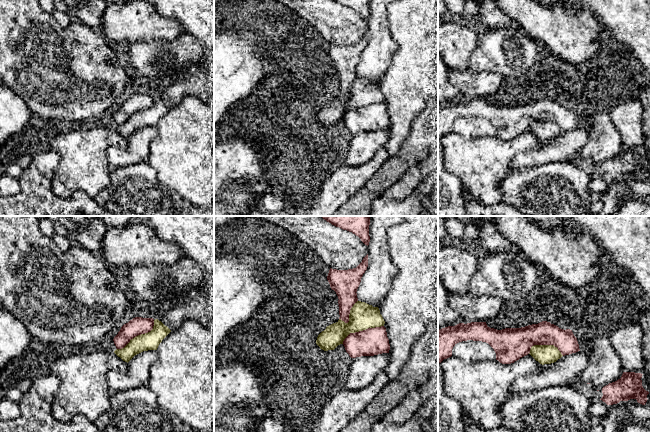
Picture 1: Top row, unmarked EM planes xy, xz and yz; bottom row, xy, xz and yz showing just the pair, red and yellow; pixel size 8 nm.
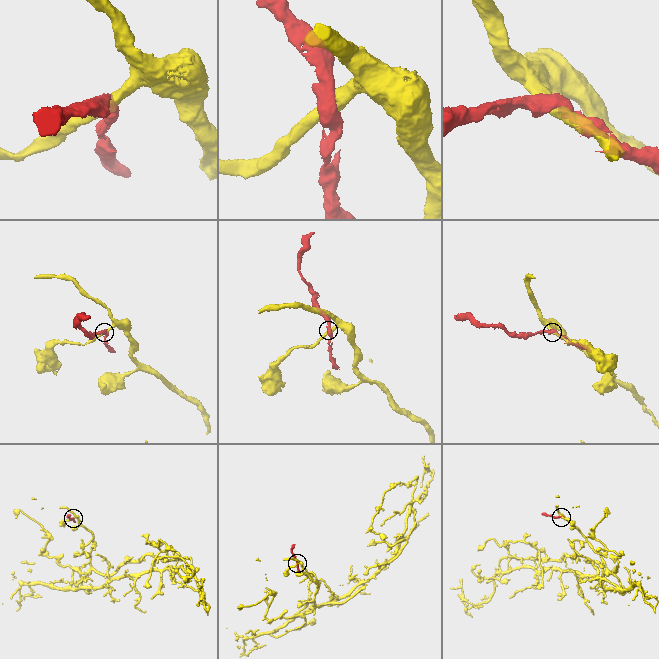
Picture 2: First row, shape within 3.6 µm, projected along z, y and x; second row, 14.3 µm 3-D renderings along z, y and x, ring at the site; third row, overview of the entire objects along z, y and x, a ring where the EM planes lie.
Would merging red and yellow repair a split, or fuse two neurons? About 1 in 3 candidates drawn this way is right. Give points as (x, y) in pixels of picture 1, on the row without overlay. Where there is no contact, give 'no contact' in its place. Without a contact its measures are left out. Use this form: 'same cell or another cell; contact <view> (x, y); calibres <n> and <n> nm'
another cell; contact xy (138, 110); calibres 140 and 140 nm

